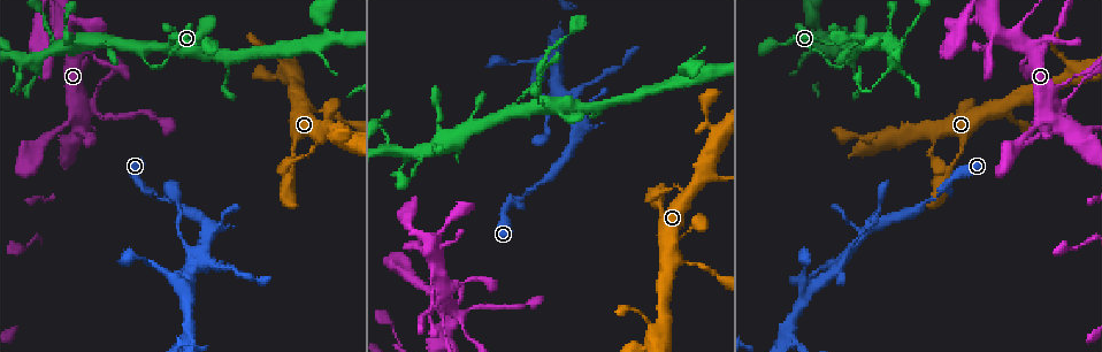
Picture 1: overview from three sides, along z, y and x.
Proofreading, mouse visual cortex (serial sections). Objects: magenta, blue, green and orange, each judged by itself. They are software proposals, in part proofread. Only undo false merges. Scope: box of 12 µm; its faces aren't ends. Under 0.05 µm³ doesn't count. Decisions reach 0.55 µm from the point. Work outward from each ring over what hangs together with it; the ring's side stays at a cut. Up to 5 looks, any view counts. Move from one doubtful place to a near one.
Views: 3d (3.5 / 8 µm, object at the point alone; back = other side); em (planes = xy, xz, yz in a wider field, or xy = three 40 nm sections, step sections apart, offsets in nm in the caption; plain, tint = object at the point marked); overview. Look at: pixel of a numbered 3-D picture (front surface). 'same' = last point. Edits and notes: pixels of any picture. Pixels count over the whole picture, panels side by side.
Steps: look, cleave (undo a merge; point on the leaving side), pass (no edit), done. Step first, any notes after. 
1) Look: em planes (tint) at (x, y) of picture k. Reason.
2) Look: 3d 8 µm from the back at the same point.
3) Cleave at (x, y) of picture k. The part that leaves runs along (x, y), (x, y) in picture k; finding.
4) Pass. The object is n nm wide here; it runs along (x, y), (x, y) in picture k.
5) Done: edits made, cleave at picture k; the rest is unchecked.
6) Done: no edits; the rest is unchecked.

Look: 3d 3.5 µm from the back at (203, 252) of picture 1. Looks like a crossing.

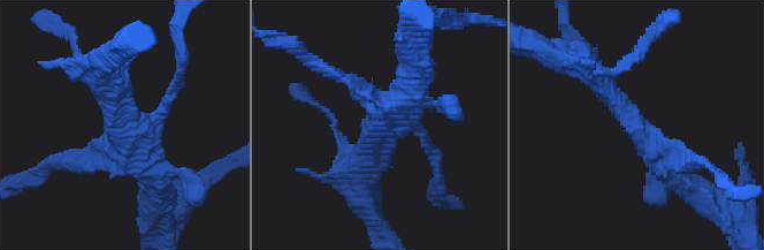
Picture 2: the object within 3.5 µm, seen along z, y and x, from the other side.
Look: em xy step 2 (tint) at (635, 124) of picture 2. Need the tissue.

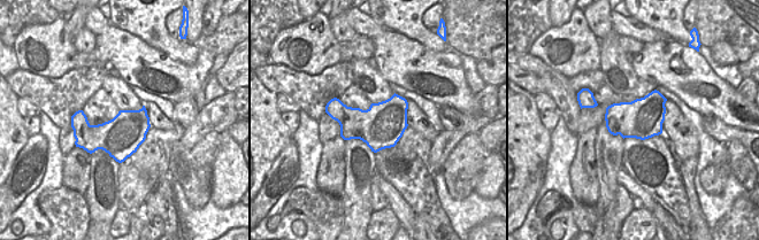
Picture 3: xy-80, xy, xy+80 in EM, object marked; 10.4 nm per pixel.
Look: em xy step 1 (tint) at the same point. Cut it another way.

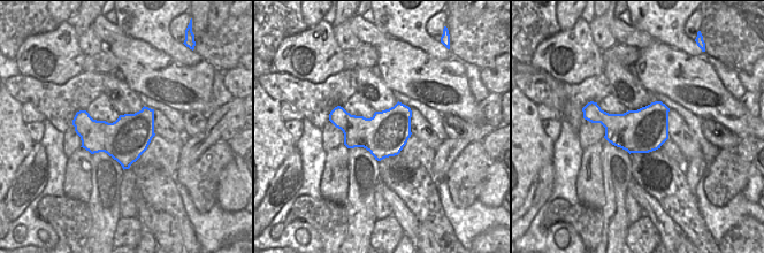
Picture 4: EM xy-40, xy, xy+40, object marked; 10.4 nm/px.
Pass. It runs along (585, 68), (677, 177) in picture 2; all the same cell.

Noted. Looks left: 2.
Look: 3d 3.5 µm at (988, 20) of picture 1. Sharp bend.

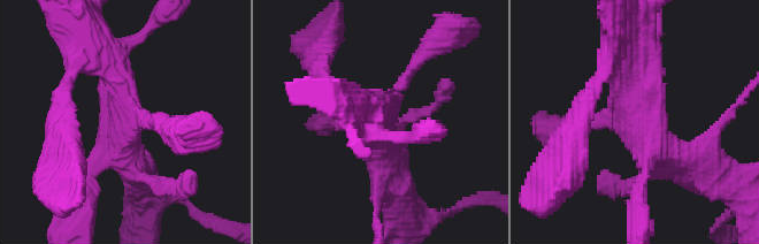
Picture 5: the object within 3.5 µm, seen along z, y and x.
Pass. It runs along (696, 167), (639, 124), (616, 53) in picture 5; continuous, no second cell.

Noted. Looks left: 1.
Done: no edits; the rest is unchecked.

